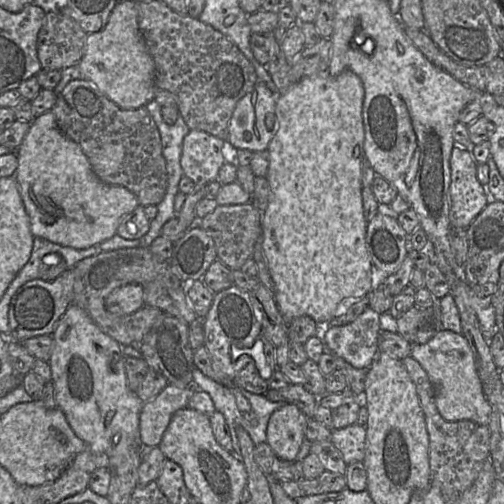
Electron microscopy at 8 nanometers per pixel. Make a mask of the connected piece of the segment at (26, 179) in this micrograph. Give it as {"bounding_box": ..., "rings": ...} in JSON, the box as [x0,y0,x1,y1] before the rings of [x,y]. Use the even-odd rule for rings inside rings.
{"bounding_box":[14,111,139,250],"rings":[[[51,111],[35,117],[30,122],[28,131],[15,154],[18,166],[14,178],[29,216],[30,229],[34,237],[78,250],[99,246],[116,234],[122,218],[139,205],[137,197],[127,188],[105,184],[96,176],[80,146],[58,129]]]}

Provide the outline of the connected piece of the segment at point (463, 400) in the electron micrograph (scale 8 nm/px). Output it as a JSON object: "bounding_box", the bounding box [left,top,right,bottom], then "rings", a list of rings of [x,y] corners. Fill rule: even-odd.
{"bounding_box":[410,329,492,424],"rings":[[[441,329],[425,344],[413,344],[410,355],[426,371],[434,386],[437,409],[445,420],[489,424],[492,407],[483,392],[471,348],[462,334]]]}

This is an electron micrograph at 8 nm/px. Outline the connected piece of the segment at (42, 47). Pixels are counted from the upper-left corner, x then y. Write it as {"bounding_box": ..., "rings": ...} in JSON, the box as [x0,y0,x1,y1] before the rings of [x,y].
{"bounding_box":[37,13,87,70],"rings":[[[46,13],[37,38],[41,68],[63,70],[79,65],[87,35],[70,17],[62,13]]]}

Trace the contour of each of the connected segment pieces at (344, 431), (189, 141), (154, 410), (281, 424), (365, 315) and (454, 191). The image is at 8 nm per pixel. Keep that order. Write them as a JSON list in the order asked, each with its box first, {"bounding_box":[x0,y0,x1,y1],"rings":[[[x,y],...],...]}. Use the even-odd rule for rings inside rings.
[{"bounding_box":[330,423,366,465],"rings":[[[355,423],[344,428],[332,429],[330,440],[341,453],[347,465],[364,460],[366,448],[365,426]]]},{"bounding_box":[180,130,225,185],"rings":[[[192,130],[183,139],[180,158],[181,168],[185,177],[188,177],[196,185],[207,185],[217,179],[219,169],[225,163],[222,154],[224,140],[207,132]]]},{"bounding_box":[139,384,195,446],"rings":[[[168,384],[156,397],[145,402],[139,420],[144,446],[158,446],[175,412],[188,406],[195,390]]]},{"bounding_box":[267,403,306,460],"rings":[[[286,403],[272,413],[267,426],[267,443],[279,459],[296,460],[306,439],[306,423],[306,415],[294,404]]]},{"bounding_box":[321,306,379,369],"rings":[[[369,306],[351,323],[324,326],[321,337],[326,350],[357,369],[369,368],[377,358],[379,317]]]},{"bounding_box":[450,146,488,228],"rings":[[[454,146],[450,156],[451,227],[468,228],[488,204],[485,187],[477,178],[477,162],[471,149]]]}]

